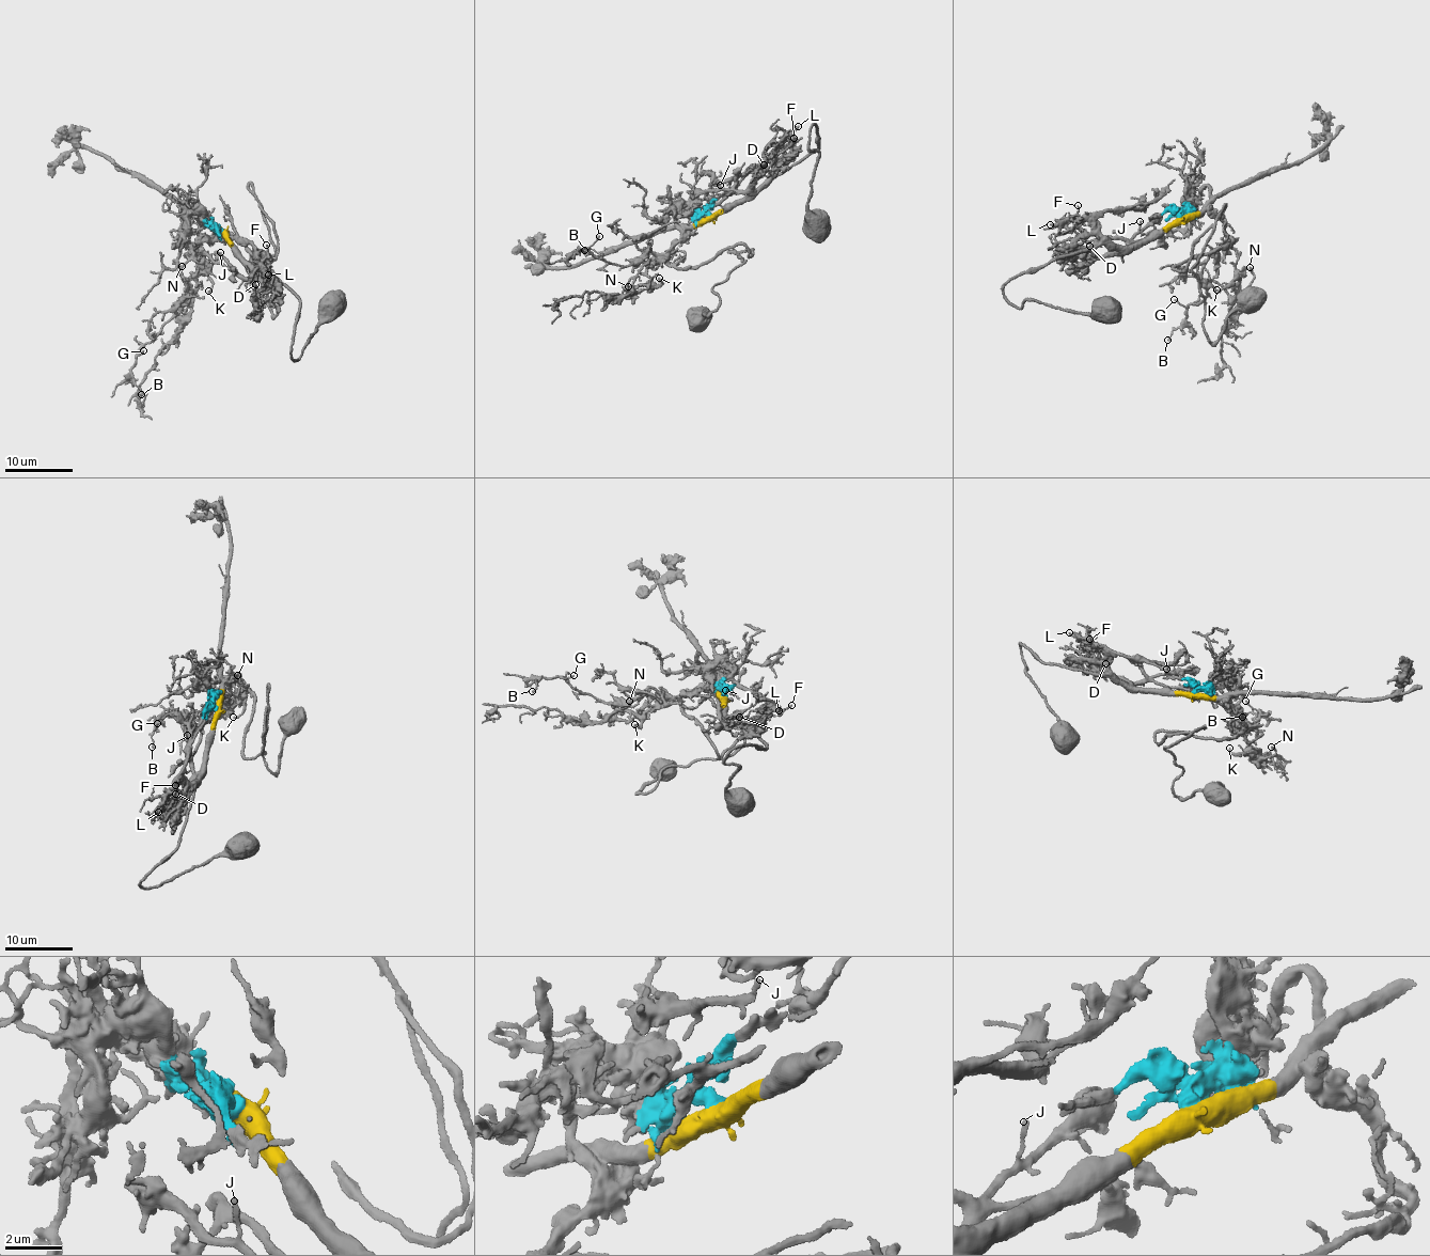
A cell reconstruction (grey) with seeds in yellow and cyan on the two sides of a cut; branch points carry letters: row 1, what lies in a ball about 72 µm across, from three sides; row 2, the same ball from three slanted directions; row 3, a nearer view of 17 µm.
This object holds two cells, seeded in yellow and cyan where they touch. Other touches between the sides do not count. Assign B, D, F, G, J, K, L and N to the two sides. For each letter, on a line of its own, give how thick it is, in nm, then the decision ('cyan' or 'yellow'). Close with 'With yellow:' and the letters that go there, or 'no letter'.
B: 140 nm thick; cyan
D: 140 nm thick; yellow
F: 130 nm thick; yellow
G: 130 nm thick; cyan
J: 130 nm thick; yellow
K: 180 nm thick; cyan
L: 260 nm thick; yellow
N: 190 nm thick; cyan
With yellow: D, F, J, L

